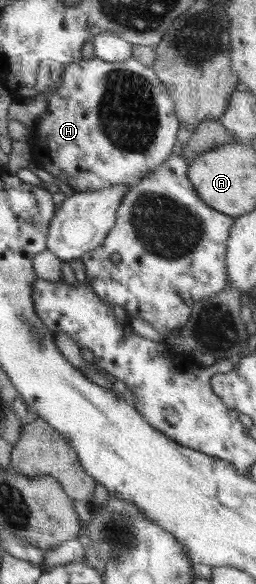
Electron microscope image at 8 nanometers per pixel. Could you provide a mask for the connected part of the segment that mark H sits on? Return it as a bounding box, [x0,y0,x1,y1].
[29,56,181,192]

